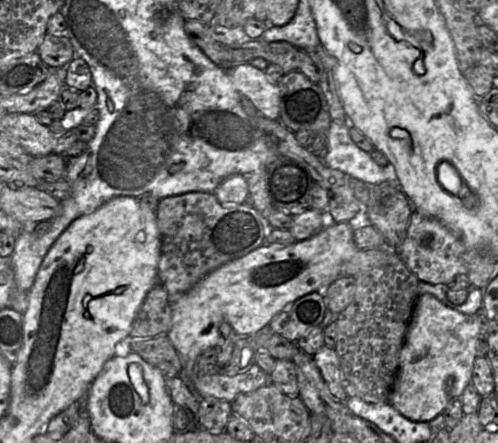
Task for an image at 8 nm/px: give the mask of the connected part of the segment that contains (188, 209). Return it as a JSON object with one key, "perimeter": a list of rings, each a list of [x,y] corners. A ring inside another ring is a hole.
{"perimeter":[[[208,192],[162,198],[156,216],[161,240],[157,282],[164,286],[171,302],[190,291],[212,271],[264,245],[269,230],[267,220],[252,206],[223,205],[214,193]]]}

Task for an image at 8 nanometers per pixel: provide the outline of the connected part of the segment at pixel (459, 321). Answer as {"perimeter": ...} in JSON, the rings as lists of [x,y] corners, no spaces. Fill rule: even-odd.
{"perimeter":[[[431,294],[418,296],[399,356],[399,367],[389,403],[415,422],[430,422],[455,400],[471,382],[477,357],[479,325],[475,315],[452,310]]]}

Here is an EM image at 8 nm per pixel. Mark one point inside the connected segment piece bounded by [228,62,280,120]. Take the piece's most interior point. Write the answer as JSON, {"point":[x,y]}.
{"point":[253,83]}

